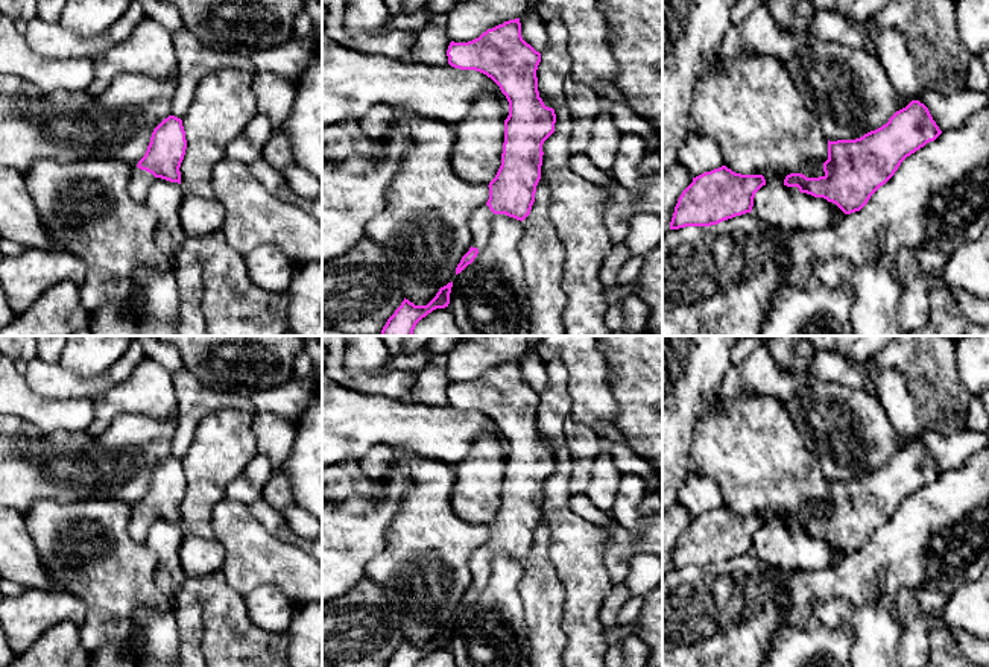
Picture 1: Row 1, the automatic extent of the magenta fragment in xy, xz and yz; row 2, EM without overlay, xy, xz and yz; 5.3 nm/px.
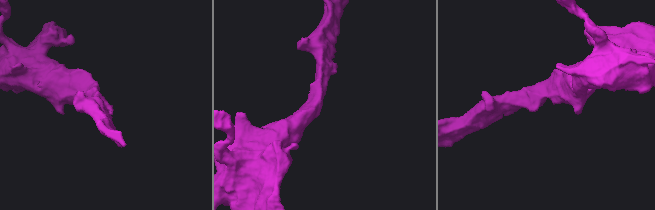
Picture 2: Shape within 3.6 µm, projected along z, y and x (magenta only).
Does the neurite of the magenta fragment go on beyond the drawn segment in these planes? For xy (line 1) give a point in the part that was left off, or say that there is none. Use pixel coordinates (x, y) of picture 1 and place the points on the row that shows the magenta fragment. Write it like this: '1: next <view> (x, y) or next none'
1: next xy (142, 181)

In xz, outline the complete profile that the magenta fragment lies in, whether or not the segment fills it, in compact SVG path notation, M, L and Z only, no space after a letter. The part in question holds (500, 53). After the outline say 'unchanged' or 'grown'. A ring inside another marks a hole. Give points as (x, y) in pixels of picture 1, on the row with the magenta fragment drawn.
M520 18L488 29L472 41L451 41L447 56L448 64L454 68L476 70L491 77L509 102L509 115L504 120L501 166L488 185L488 202L477 208L469 219L472 246L457 264L457 275L471 264L479 251L489 243L495 214L506 214L521 222L530 214L536 185L541 179L542 144L555 132L556 114L555 109L545 106L539 97L536 70L541 62L541 53L523 40Z; grown

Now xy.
M169 115L152 132L144 156L131 175L129 194L138 204L146 204L156 178L181 184L181 163L187 149L182 120Z; grown

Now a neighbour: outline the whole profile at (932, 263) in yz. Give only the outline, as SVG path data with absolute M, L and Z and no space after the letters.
M915 249L918 264L930 284L931 292L945 287L943 270L948 257L937 251Z

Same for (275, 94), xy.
M252 73L252 93L258 112L270 120L273 131L283 128L295 102L295 84L275 73Z

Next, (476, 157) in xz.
M491 91L480 93L454 128L451 152L454 172L468 182L489 185L501 166L504 143L501 100Z

